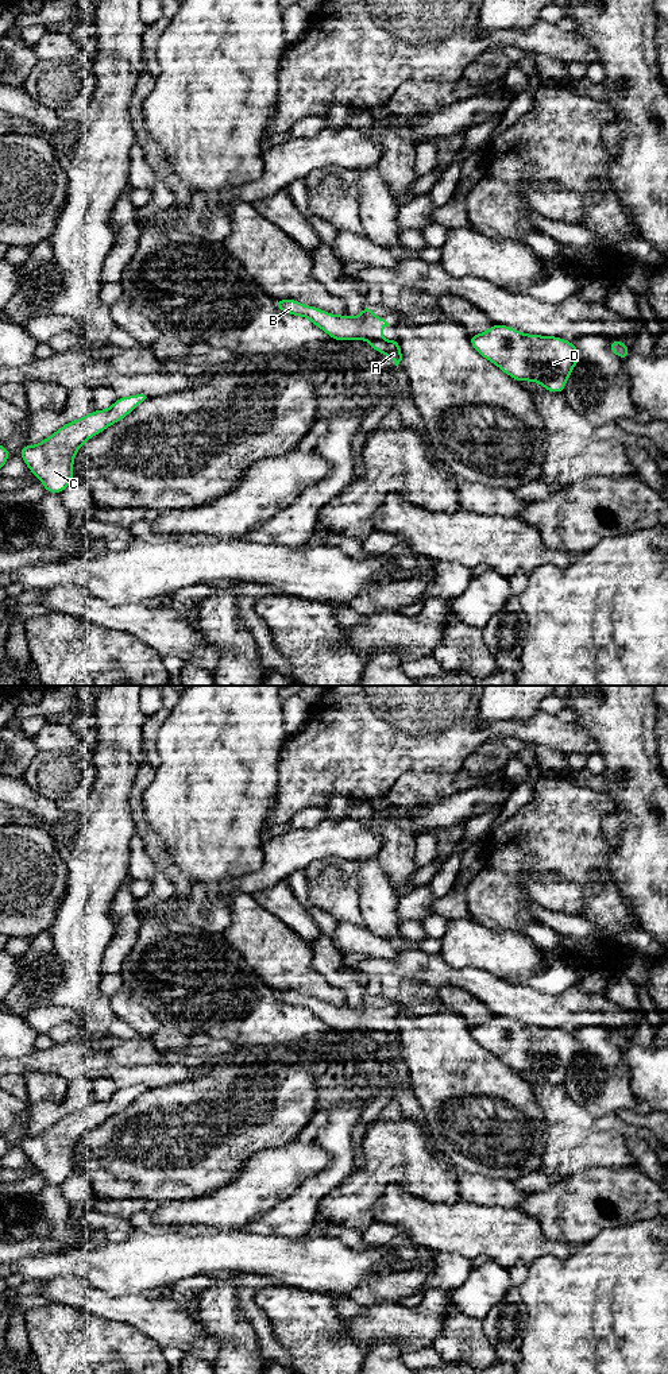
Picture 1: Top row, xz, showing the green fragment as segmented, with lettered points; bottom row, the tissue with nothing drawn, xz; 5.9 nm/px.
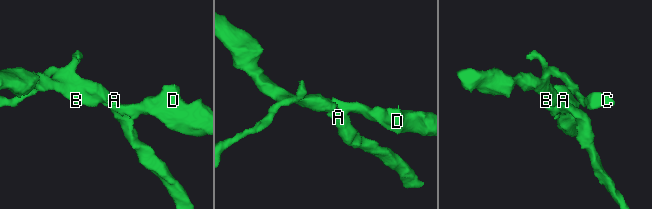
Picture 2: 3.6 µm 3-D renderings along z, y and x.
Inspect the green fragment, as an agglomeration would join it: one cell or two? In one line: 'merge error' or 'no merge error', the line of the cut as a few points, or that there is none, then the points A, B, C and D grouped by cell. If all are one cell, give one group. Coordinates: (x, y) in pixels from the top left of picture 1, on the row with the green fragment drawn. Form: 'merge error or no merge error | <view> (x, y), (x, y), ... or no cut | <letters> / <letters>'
merge error | xz (379, 338), (369, 342) | A / B C D

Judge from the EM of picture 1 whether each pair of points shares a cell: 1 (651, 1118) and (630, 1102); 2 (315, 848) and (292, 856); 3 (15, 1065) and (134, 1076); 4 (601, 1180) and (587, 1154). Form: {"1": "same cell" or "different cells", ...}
{"1": "different cells", "2": "same cell", "3": "same cell", "4": "different cells"}

